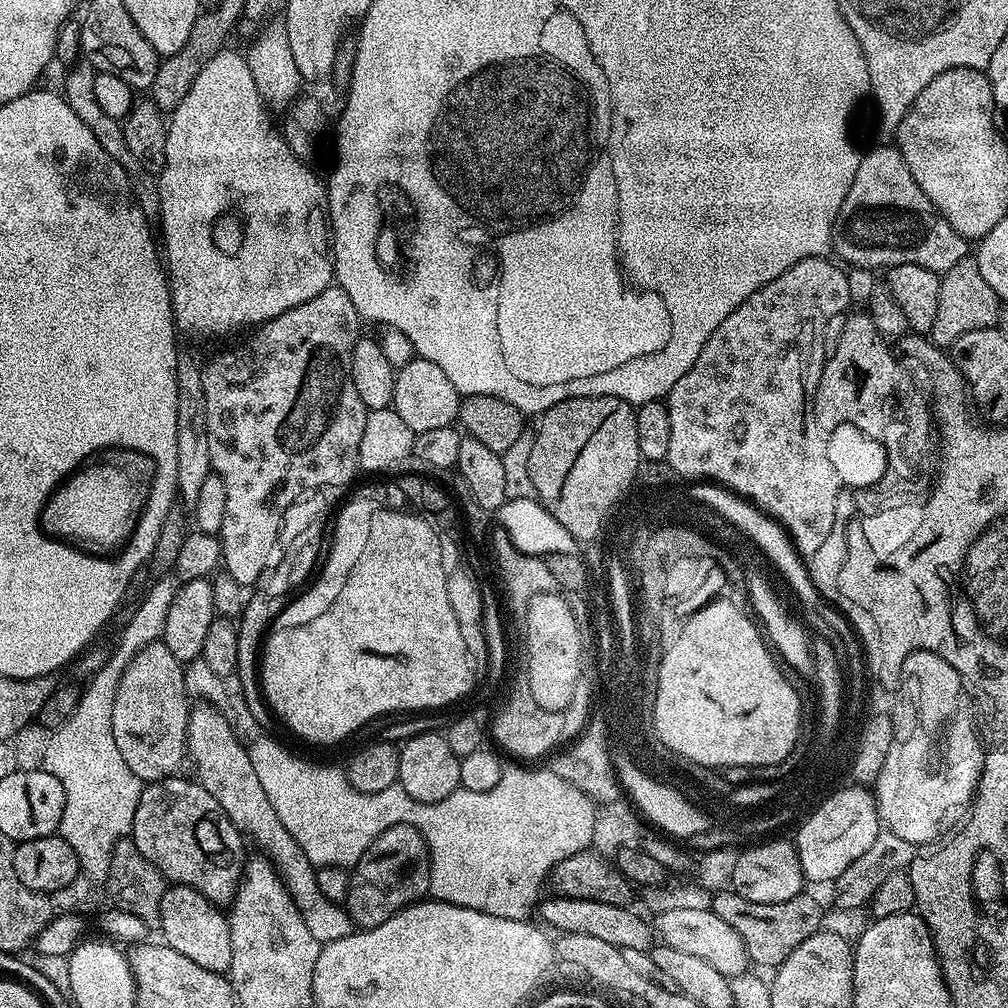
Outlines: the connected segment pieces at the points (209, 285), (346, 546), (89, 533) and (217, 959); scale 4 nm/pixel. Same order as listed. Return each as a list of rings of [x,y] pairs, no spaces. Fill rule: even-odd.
[[[219,54],[198,74],[194,79],[194,84],[190,87],[190,92],[186,94],[182,102],[170,112],[170,119],[167,121],[167,138],[165,148],[165,166],[158,173],[158,191],[160,194],[160,215],[158,217],[159,223],[164,223],[164,244],[168,247],[168,256],[166,252],[166,275],[170,281],[170,291],[172,294],[172,319],[181,333],[189,332],[192,336],[224,336],[227,332],[232,332],[235,328],[244,328],[247,324],[251,326],[259,326],[264,324],[267,320],[273,320],[278,314],[282,314],[286,310],[290,310],[294,306],[302,306],[306,302],[310,302],[318,294],[322,294],[333,283],[334,280],[334,261],[330,251],[330,220],[326,215],[326,184],[323,179],[319,180],[316,177],[316,172],[311,168],[311,163],[305,162],[301,157],[296,156],[292,152],[291,146],[285,142],[283,135],[279,131],[272,129],[272,124],[268,121],[268,116],[263,112],[265,109],[248,108],[244,112],[244,84],[246,88],[246,76],[243,71],[231,72],[228,69],[228,60],[224,54]]]
[[[376,500],[350,501],[341,510],[340,517],[336,520],[336,537],[332,540],[332,553],[329,554],[320,577],[316,576],[293,604],[292,601],[285,603],[283,610],[272,621],[266,633],[266,639],[276,640],[280,632],[296,632],[296,628],[308,628],[308,624],[316,624],[320,616],[329,616],[332,608],[336,608],[336,600],[344,596],[344,588],[348,588],[348,580],[356,576],[356,568],[360,568],[360,560],[364,560],[364,552],[368,552],[368,544],[372,540],[372,524],[376,524],[378,517],[385,514],[392,516],[396,511],[395,507],[379,504]]]
[[[136,452],[134,464],[128,464],[132,464],[132,460],[126,456],[126,464],[116,462],[114,468],[98,468],[85,463],[75,469],[44,503],[44,511],[40,514],[42,540],[60,546],[64,552],[71,550],[75,556],[96,560],[96,563],[116,564],[116,560],[124,560],[128,548],[132,548],[136,540],[136,532],[140,532],[140,524],[144,524],[144,515],[148,512],[148,504],[152,504],[152,492],[156,492],[158,479],[154,458]],[[130,476],[136,478],[136,486],[130,484]]]
[[[172,884],[165,887],[158,928],[159,931],[164,931],[163,943],[178,950],[178,954],[186,954],[190,962],[198,962],[198,966],[202,966],[205,970],[227,973],[232,961],[227,915],[198,890],[185,884]]]

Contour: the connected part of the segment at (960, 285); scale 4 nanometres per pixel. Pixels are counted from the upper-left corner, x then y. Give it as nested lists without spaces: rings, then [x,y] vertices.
[[[969,254],[962,258],[962,262],[950,266],[940,277],[940,289],[938,290],[938,314],[934,314],[934,326],[930,333],[930,339],[936,347],[947,349],[962,334],[979,328],[995,328],[1000,316],[1002,302],[990,290],[986,278],[982,278],[982,270],[978,270],[978,262],[975,255]]]

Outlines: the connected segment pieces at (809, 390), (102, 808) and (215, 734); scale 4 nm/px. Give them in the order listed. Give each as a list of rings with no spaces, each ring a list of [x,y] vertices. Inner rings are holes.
[[[811,256],[790,266],[790,270],[778,274],[778,278],[774,278],[774,282],[770,282],[754,294],[750,294],[750,298],[746,298],[746,302],[742,302],[742,306],[738,306],[738,310],[730,313],[726,322],[722,322],[722,326],[718,326],[718,330],[714,330],[714,334],[710,334],[710,338],[706,342],[706,346],[702,346],[702,354],[698,354],[694,366],[690,366],[690,370],[686,370],[686,374],[682,374],[682,378],[678,378],[678,382],[674,382],[674,386],[668,391],[666,397],[670,414],[670,450],[666,461],[667,467],[672,467],[680,476],[703,478],[705,481],[715,482],[717,485],[747,498],[761,512],[775,519],[776,523],[791,536],[793,544],[796,545],[796,551],[804,558],[811,558],[816,551],[821,549],[822,542],[825,542],[831,528],[836,523],[836,503],[842,496],[841,480],[835,472],[834,462],[831,461],[830,454],[827,453],[825,437],[817,426],[815,415],[812,412],[812,400],[816,396],[816,387],[820,381],[826,359],[824,331],[827,330],[828,323],[848,304],[848,276],[843,272],[845,269],[839,263],[836,264],[831,264],[824,256]]]
[[[172,578],[160,580],[155,584],[156,581],[143,593],[144,601],[137,606],[136,613],[129,618],[128,625],[125,626],[124,633],[120,636],[120,645],[113,650],[112,657],[93,674],[92,681],[88,685],[83,685],[77,709],[60,728],[51,733],[52,738],[44,748],[42,767],[45,772],[54,774],[58,782],[62,782],[62,790],[66,794],[58,834],[74,850],[80,863],[81,873],[92,872],[92,876],[108,876],[112,850],[117,842],[125,839],[131,833],[134,826],[134,810],[138,810],[140,796],[136,788],[142,781],[136,777],[134,770],[130,770],[130,766],[126,766],[118,750],[118,742],[114,742],[112,711],[114,710],[114,694],[118,690],[118,682],[128,663],[135,658],[140,649],[145,648],[147,644],[157,643],[164,635],[166,614],[170,610],[170,602],[174,598],[178,584]]]
[[[200,702],[188,713],[187,755],[196,763],[195,779],[222,806],[222,810],[230,818],[234,827],[240,829],[245,837],[252,836],[259,851],[271,860],[273,868],[282,878],[290,898],[302,914],[302,922],[306,922],[306,930],[314,934],[320,945],[338,942],[338,938],[346,938],[354,930],[354,924],[348,917],[344,904],[335,904],[318,890],[316,868],[306,858],[306,854],[298,846],[298,842],[282,826],[274,806],[270,806],[270,798],[266,798],[266,790],[262,790],[262,782],[258,782],[258,774],[254,774],[254,766],[248,757],[248,748],[236,735],[233,721],[227,715],[219,716],[215,707]]]

